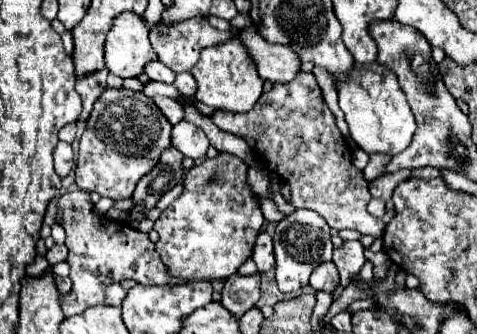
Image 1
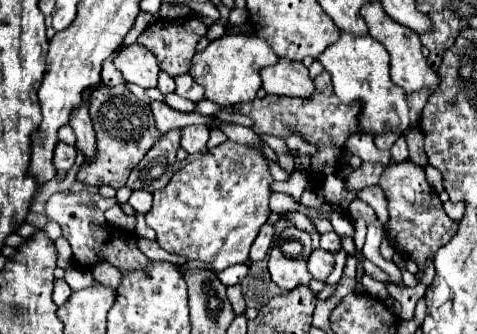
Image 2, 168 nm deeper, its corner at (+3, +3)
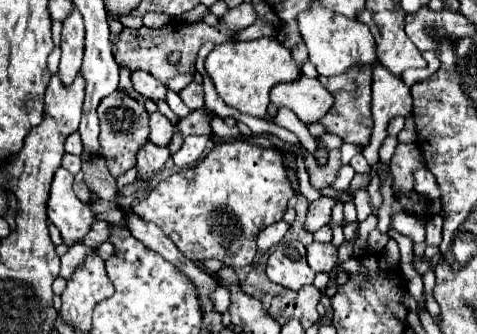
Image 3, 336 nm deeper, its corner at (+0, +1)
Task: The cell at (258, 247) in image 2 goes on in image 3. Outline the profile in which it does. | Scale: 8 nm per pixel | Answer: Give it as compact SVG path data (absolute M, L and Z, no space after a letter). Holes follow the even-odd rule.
M284 220L276 222L274 226L264 228L264 230L258 234L258 248L270 250L274 244L278 244L278 242L284 238L284 234L288 232L288 228L290 228L290 224L286 224Z

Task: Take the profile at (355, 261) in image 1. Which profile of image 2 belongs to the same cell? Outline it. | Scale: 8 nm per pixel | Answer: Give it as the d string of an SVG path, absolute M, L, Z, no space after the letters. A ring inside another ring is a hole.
M337 232L321 234L321 248L331 254L337 254L341 250L341 236Z

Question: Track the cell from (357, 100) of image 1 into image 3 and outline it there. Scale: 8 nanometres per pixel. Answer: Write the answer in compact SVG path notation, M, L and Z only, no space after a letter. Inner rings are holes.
M312 2L310 10L304 10L302 14L298 14L298 30L308 48L310 62L316 66L320 76L336 76L356 64L374 66L378 62L376 46L370 30L354 18L346 18L344 14L326 10L318 2Z

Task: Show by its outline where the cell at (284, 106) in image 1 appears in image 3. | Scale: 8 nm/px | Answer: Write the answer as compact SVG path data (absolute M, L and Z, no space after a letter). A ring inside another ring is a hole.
M346 70L346 74L338 74L332 78L322 78L322 86L336 98L330 112L322 118L322 124L328 132L338 134L344 142L368 146L372 134L372 112L370 112L370 86L372 86L372 70Z

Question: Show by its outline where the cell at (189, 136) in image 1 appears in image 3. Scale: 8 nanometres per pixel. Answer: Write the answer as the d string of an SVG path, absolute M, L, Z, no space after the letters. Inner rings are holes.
M190 136L190 138L184 138L184 144L182 148L172 156L172 162L176 166L190 166L194 162L198 162L198 158L202 156L204 152L204 146L208 142L208 136Z

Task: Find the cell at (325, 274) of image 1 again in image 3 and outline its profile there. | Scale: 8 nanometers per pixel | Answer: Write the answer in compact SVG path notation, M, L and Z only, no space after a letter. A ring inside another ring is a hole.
M312 242L306 246L306 258L314 272L330 272L336 264L336 256L338 256L338 252L332 242L328 242L328 244Z

